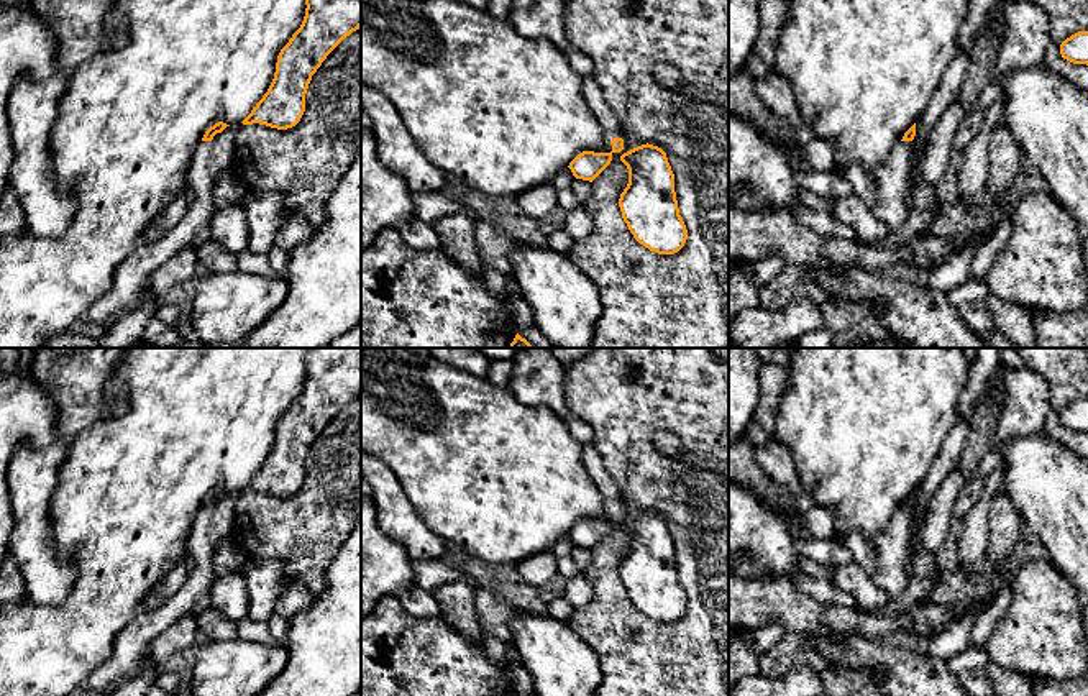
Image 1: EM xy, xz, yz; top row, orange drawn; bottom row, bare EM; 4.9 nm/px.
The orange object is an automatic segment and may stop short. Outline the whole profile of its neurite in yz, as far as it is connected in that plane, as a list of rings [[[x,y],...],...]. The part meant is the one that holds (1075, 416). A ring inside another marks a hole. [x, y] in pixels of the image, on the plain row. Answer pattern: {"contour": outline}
{"contour": [[[1078,399],[1067,405],[1060,412],[1060,422],[1063,427],[1073,432],[1086,432],[1088,433],[1088,399]]]}

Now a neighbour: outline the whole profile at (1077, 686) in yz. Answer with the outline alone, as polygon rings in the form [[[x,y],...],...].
[[[1088,668],[1072,680],[1031,678],[1034,696],[1088,696]]]

